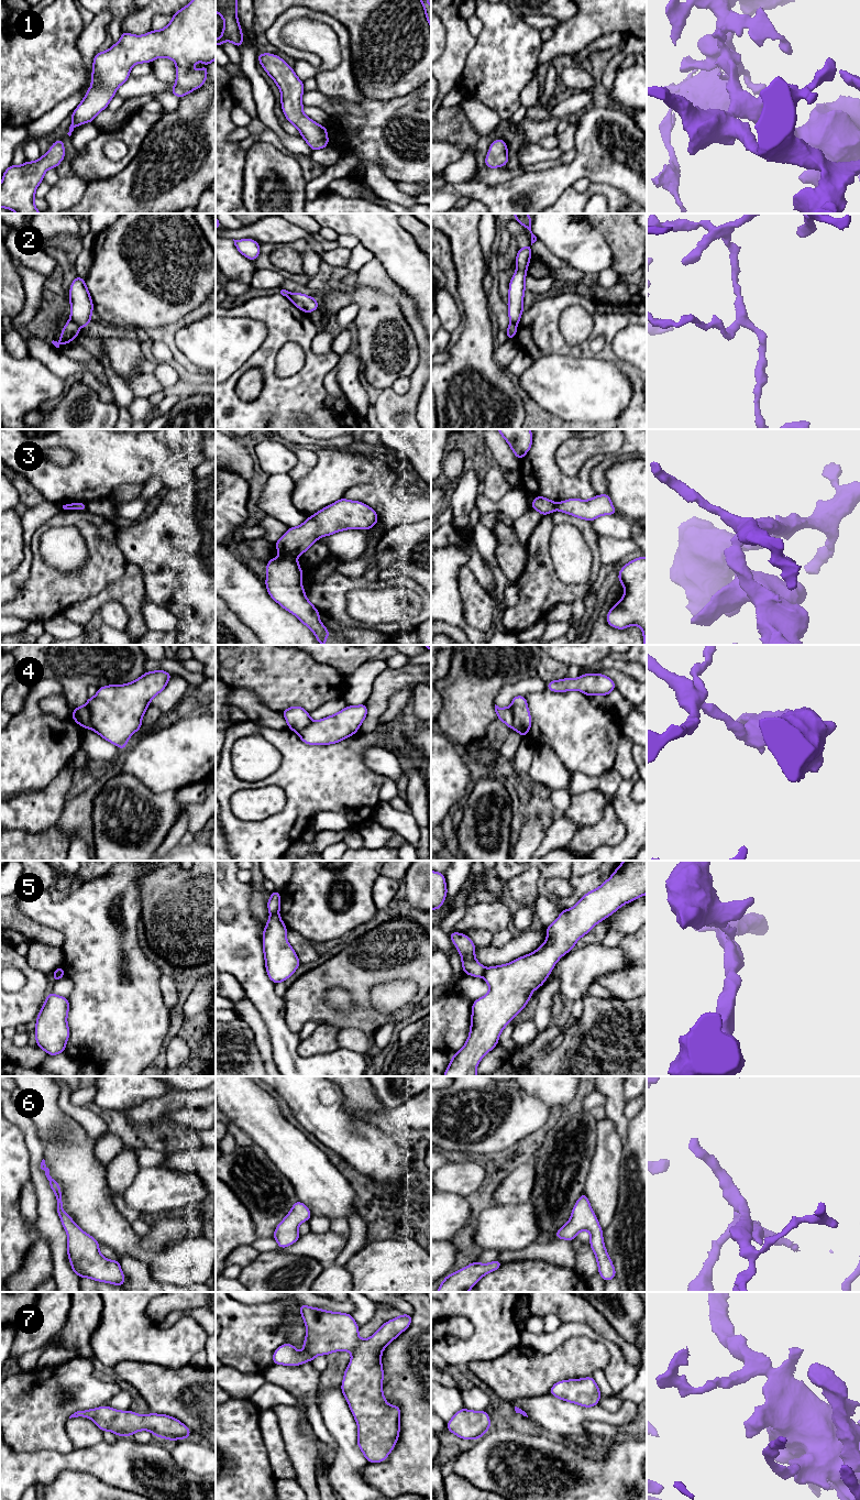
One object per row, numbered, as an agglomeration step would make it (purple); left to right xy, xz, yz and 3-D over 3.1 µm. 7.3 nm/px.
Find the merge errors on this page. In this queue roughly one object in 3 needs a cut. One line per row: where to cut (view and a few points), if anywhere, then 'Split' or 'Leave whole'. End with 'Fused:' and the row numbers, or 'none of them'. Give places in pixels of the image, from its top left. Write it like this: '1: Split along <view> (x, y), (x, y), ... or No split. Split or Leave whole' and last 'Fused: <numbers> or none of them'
1: No split. Leave whole
2: Split along xy (69, 319), (78, 327). Split
3: Split along xz (282, 554), (290, 554), (295, 557). Split
4: Split along xy (85, 705), (89, 712), (89, 727). Split
5: Split along yz (485, 969), (483, 976). Split
6: No split. Leave whole
7: No split. Leave whole
Fused: 2, 3, 4, 5

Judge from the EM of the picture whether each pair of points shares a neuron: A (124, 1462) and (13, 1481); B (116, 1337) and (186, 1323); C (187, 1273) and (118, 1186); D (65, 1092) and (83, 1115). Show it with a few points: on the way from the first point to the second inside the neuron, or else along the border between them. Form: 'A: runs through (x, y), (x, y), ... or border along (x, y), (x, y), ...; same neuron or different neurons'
A: runs through (97, 1462), (66, 1462), (41, 1466); same neuron
B: runs through (133, 1337), (168, 1337); same neuron
C: border along (106, 1173), (106, 1184), (112, 1201); different neurons
D: runs through (65, 1098), (65, 1102), (76, 1113); same neuron

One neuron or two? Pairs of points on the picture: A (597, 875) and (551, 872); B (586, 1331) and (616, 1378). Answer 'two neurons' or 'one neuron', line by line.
A: one neuron
B: one neuron

